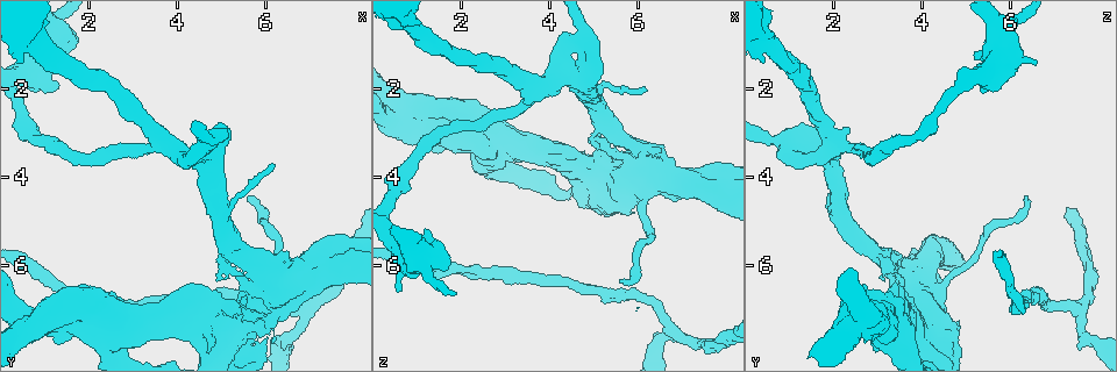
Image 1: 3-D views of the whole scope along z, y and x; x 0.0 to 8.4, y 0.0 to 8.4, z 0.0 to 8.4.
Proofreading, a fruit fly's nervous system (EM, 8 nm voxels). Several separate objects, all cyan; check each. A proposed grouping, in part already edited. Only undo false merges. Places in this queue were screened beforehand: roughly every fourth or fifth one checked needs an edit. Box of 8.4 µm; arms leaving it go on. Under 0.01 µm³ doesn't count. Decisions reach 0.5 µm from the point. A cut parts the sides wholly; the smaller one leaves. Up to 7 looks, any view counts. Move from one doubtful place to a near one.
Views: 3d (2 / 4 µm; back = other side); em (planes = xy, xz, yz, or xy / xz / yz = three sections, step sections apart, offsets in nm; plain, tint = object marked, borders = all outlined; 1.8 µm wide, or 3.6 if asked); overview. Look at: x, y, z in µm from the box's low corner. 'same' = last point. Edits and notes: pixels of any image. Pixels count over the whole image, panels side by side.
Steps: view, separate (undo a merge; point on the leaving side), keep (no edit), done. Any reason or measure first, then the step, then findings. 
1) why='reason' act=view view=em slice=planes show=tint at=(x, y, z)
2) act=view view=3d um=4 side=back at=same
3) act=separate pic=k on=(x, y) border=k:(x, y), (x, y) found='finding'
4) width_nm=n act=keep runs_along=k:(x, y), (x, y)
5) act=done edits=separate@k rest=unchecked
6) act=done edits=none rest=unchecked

why='calibre changes' act=view view=em slice=planes show=tint at=(5.40, 5.70, 2.95)

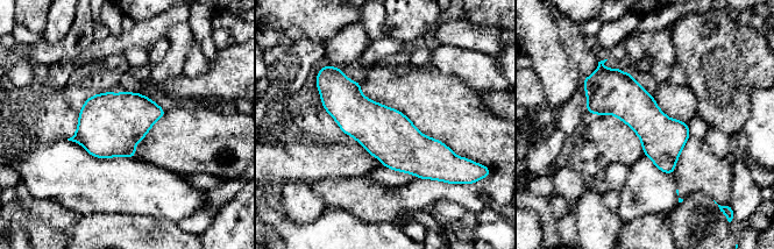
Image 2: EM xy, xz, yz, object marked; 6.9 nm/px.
act=keep runs_along=2:(326, 89), (400, 147), (445, 161) found='one cell here'

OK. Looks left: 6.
why='three arms meet' act=view view=em slice=planes show=tint at=(6.80, 7.05, 7.50)

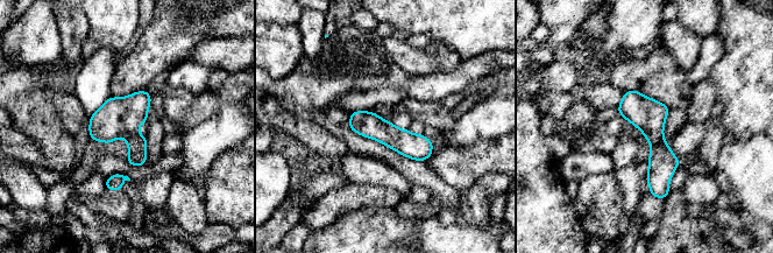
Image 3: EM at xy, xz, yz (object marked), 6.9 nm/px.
act=keep runs_along=3:(626, 93), (651, 120), (662, 195) found='all the same cell'

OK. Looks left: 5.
why='calibre changes' act=view view=3d um=2 at=(4.65, 7.40, 3.80)

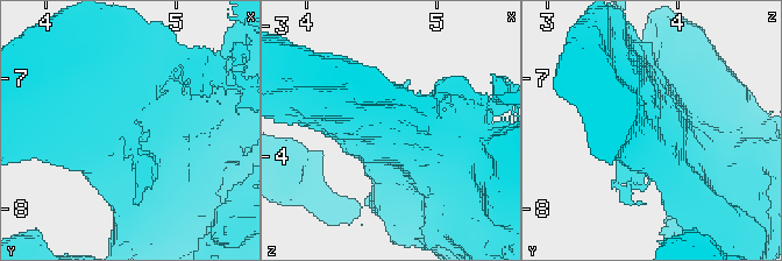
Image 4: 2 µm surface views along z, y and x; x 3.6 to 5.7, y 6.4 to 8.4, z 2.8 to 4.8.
act=view view=em slice=planes show=plain at=(4.64, 7.40, 3.82)

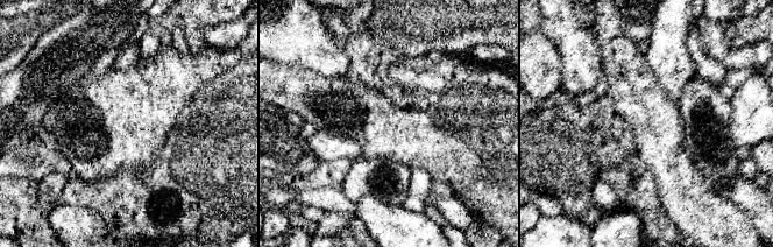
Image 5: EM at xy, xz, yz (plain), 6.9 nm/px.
act=view view=em slice=planes show=tint at=same

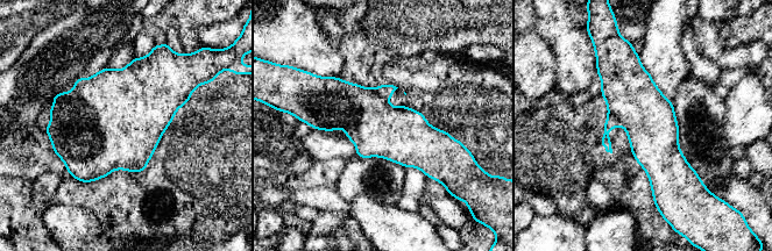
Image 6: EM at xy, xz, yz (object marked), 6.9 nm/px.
width_nm=360 act=keep found='one cell here'

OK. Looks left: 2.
act=done edits=none rest=unchecked

